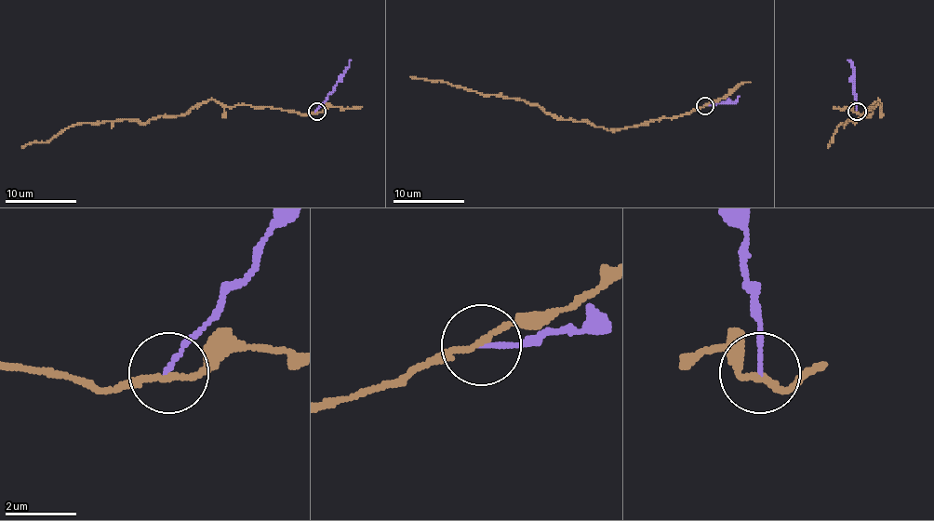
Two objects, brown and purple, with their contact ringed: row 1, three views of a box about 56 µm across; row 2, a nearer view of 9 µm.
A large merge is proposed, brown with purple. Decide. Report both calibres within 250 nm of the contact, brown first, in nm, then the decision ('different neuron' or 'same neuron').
150/110 nm | different neuron

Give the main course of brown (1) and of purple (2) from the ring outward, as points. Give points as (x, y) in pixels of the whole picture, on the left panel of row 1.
1: (317, 112), (234, 106), (207, 100), (184, 113), (157, 115), (145, 123), (79, 123), (48, 140), (21, 148)
2: (317, 112), (351, 60)

